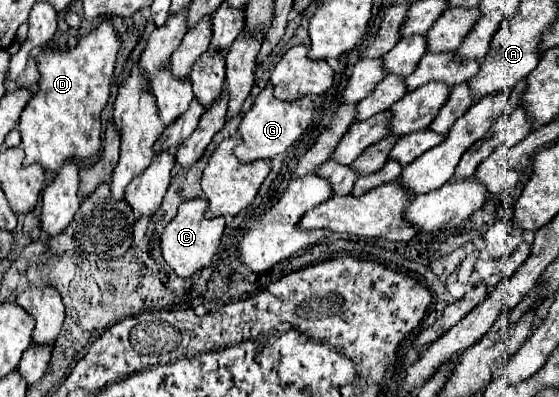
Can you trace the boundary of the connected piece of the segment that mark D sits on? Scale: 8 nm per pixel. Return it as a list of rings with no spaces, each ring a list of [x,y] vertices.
[[[106,18],[82,36],[74,48],[36,48],[30,52],[38,62],[40,80],[36,94],[30,98],[18,120],[26,166],[40,162],[44,170],[56,172],[66,160],[86,162],[100,152],[100,112],[110,96],[110,80],[118,48],[118,32]]]

